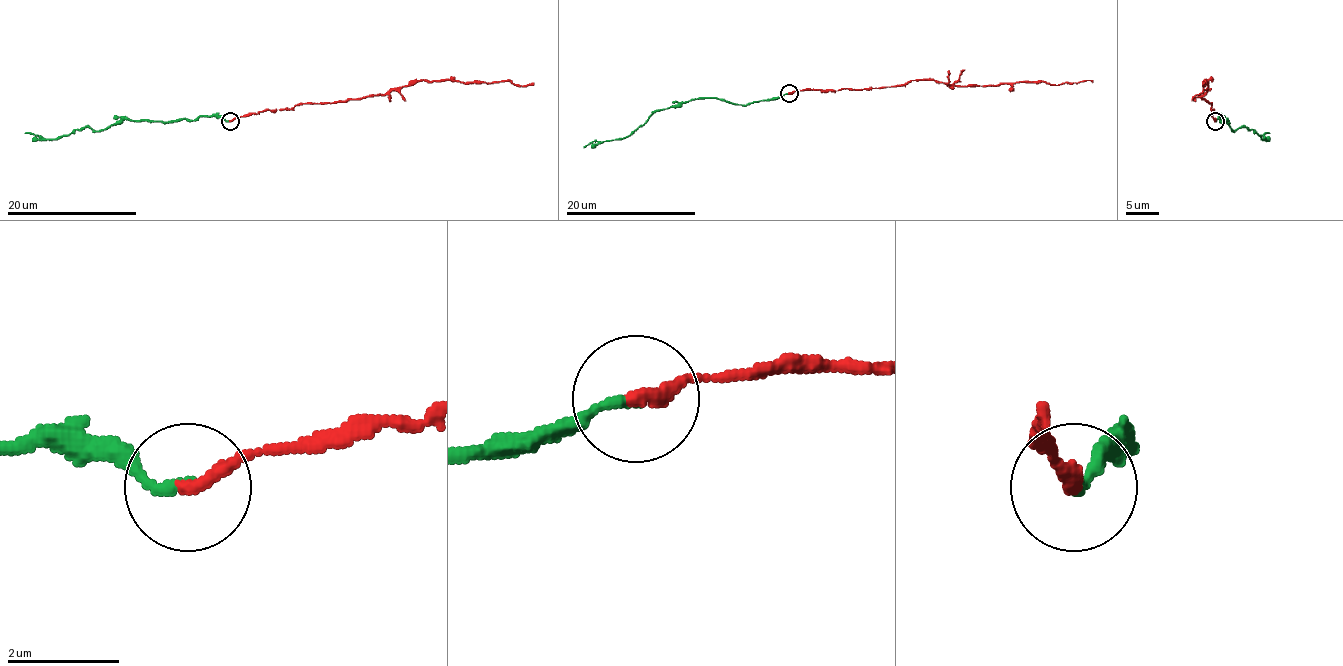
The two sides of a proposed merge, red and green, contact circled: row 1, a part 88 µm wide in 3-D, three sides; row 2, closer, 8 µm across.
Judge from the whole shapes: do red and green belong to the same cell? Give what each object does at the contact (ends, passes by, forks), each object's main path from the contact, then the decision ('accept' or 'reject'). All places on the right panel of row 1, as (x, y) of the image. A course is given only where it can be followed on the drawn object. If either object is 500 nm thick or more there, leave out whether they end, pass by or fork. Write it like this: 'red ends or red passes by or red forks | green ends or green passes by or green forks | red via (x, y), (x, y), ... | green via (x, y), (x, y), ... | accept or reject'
red ends | green ends | red via (1215, 120), (1211, 104), (1202, 99), (1207, 88), (1206, 80), (1204, 83) | green via (1215, 120), (1219, 117), (1227, 119), (1220, 120), (1233, 130), (1248, 127), (1263, 138), (1269, 132) | accept

